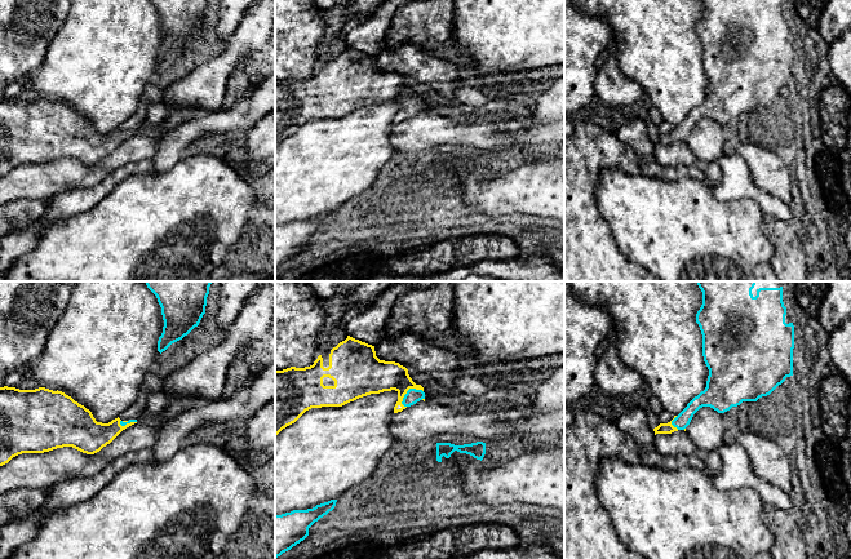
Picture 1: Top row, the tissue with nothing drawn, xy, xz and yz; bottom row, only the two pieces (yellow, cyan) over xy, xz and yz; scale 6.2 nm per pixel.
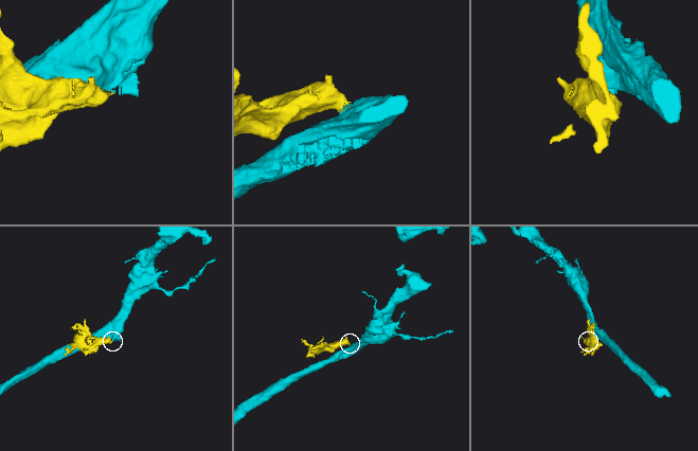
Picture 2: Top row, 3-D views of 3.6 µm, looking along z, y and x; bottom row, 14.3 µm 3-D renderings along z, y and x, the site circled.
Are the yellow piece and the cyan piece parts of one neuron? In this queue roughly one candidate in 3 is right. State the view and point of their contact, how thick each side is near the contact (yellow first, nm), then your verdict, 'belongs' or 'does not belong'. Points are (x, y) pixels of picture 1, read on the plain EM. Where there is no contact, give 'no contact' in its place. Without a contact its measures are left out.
contact xz (408, 100); calibres 220 and 90 nm; belongs

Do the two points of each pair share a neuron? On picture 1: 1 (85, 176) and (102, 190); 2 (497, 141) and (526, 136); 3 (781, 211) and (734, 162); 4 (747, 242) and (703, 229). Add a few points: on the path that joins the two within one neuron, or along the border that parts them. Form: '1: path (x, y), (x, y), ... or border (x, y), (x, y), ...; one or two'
1: border (120, 167), (91, 186), (75, 186), (65, 191); two
2: border (504, 123), (500, 128), (515, 138), (512, 147); two
3: path (767, 203), (738, 176); one
4: path (736, 242), (716, 242), (713, 239); one

